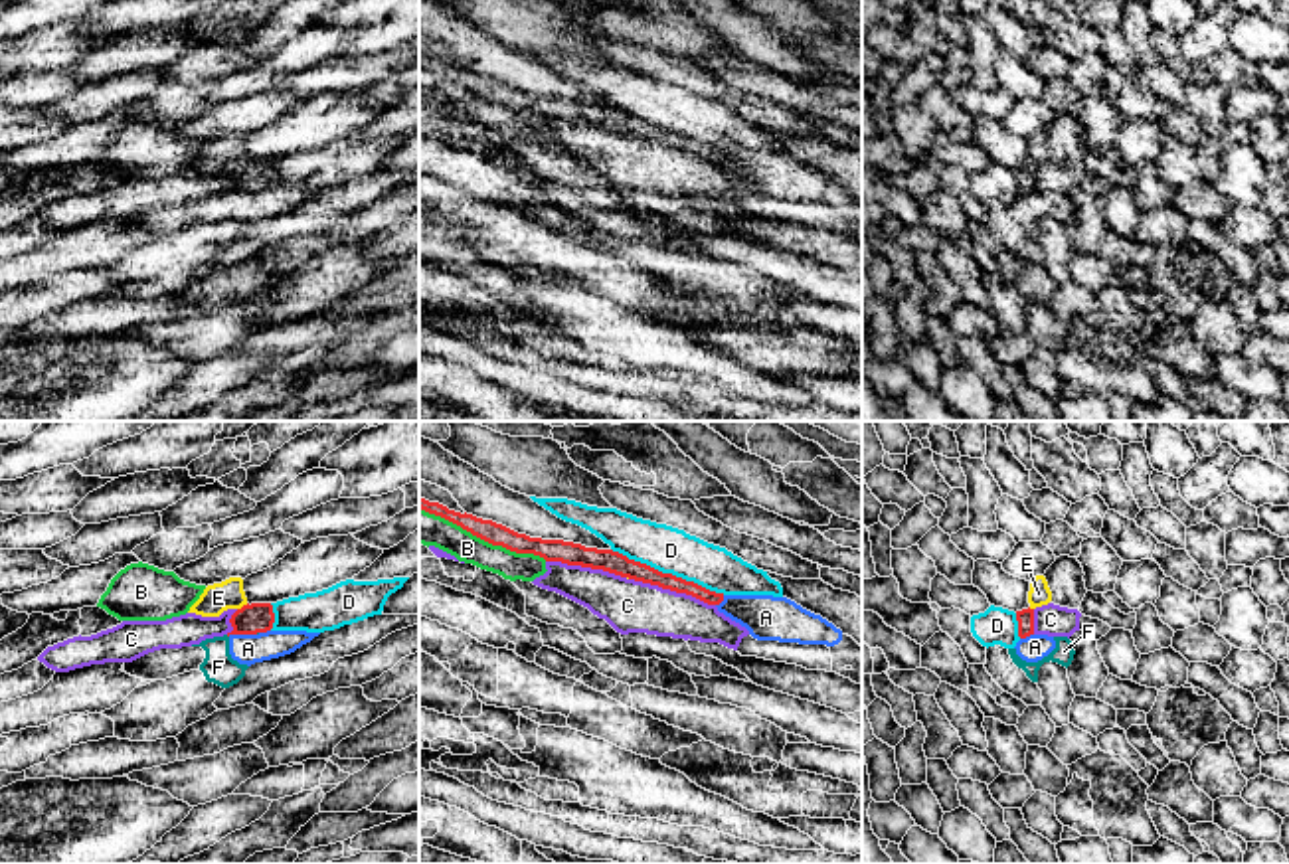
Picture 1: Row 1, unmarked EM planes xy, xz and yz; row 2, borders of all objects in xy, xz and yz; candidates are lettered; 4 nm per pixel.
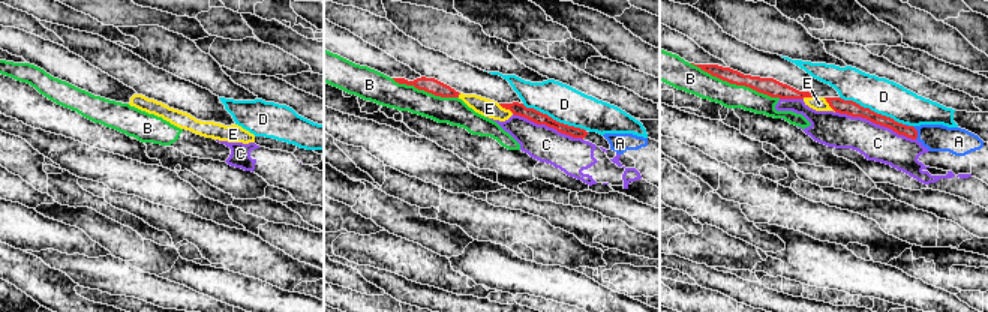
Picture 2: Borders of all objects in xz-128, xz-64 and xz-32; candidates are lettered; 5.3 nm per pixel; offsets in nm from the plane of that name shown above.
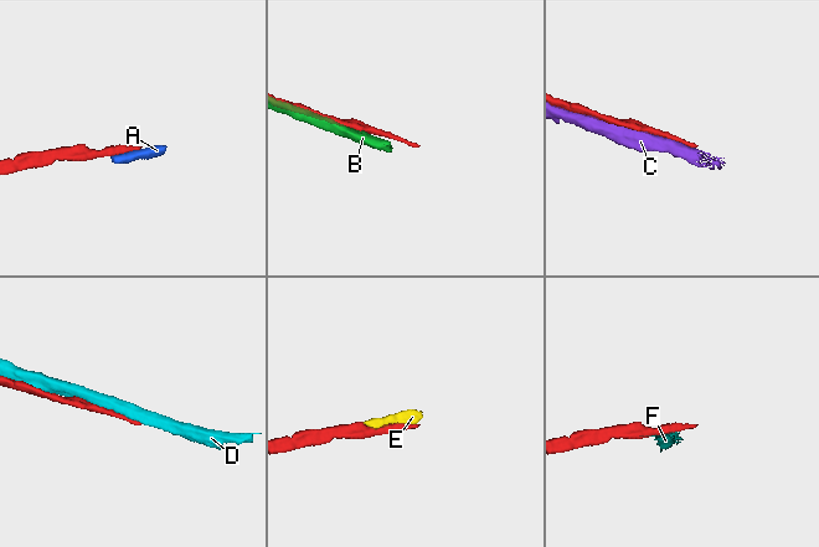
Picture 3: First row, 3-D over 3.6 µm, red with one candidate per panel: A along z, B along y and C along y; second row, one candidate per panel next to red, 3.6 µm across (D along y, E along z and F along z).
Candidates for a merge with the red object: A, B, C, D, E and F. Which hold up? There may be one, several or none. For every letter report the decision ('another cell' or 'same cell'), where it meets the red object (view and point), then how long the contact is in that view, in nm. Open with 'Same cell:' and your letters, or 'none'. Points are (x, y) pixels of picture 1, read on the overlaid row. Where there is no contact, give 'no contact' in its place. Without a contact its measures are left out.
Same cell: E
A: another cell; meets red in xy at (242, 633); contact 120 nm long
B: another cell; meets red in xz at (483, 538); contact 550 nm long
C: another cell; meets red in xz at (673, 590); contact 360 nm long
D: another cell; meets red in xz at (669, 574); contact 500 nm long
E: same cell; meets red in xy at (244, 605); contact 50 nm long
F: another cell; no contact

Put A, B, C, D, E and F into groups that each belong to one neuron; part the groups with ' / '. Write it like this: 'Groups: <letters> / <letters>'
Groups: A F / B / C / D / E

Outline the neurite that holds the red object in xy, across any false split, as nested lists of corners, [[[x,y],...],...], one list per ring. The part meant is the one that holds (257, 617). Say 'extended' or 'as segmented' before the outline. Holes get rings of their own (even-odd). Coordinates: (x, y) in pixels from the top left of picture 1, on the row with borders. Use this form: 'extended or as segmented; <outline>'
extended; [[[229,577],[221,583],[208,585],[200,599],[188,613],[202,617],[219,617],[223,611],[233,609],[229,635],[257,635],[273,629],[275,613],[271,603],[247,603],[241,577]]]

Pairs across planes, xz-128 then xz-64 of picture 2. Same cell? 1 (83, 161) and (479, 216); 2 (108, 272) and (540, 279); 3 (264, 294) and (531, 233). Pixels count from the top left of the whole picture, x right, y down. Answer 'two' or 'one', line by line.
1: two
2: two
3: two

